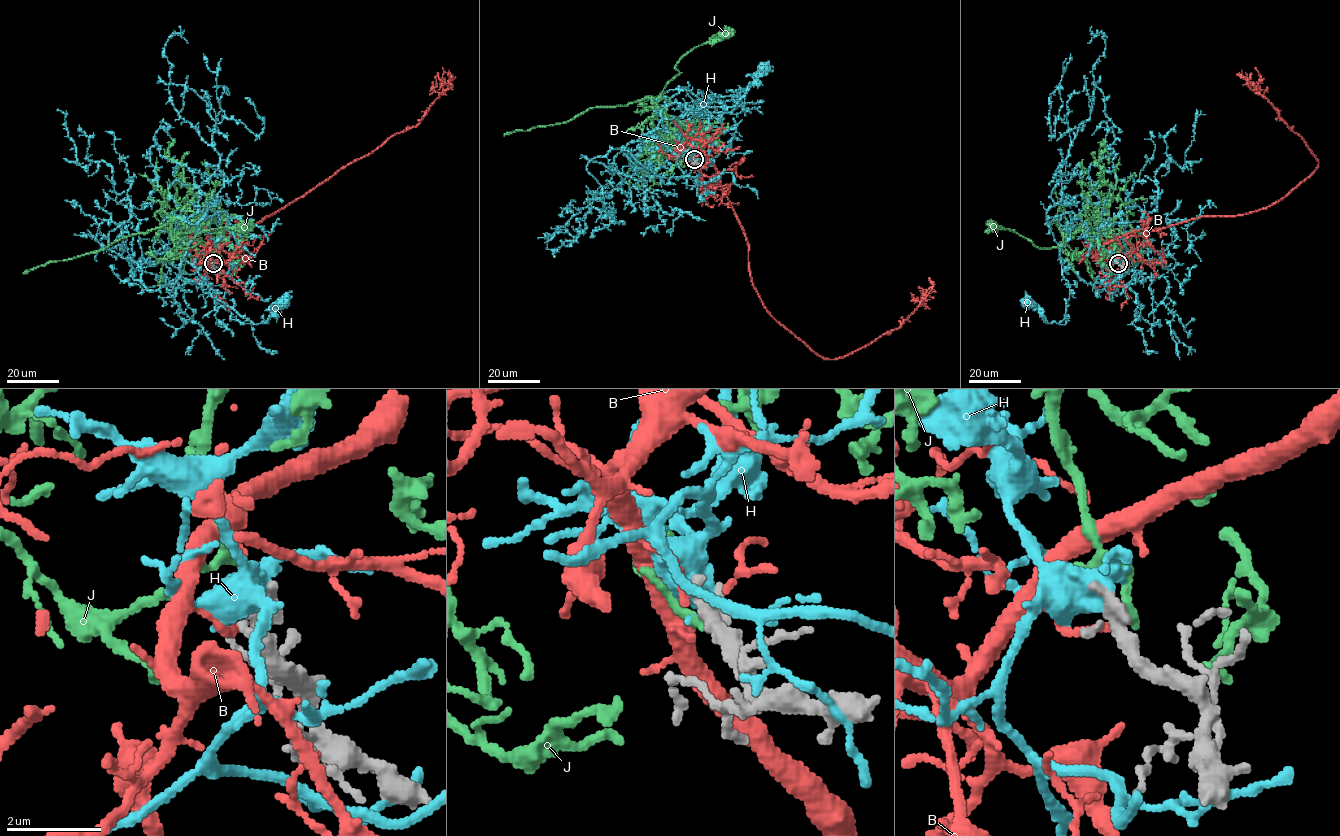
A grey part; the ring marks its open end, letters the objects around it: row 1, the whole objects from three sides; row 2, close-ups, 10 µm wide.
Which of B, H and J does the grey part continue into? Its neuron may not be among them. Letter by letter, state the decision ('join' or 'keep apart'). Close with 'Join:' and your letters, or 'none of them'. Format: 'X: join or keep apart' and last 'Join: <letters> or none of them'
B: keep apart
H: keep apart
J: join
Join: J

